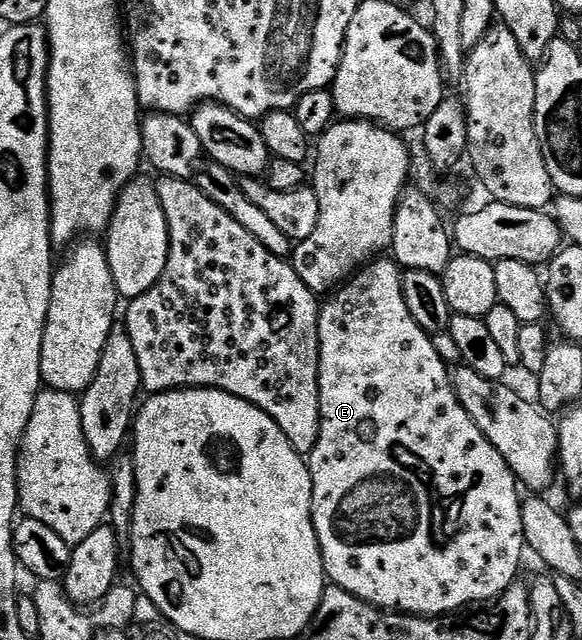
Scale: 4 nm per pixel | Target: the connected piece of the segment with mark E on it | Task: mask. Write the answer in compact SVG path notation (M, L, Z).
M373 259L371 262L363 265L347 283L337 287L323 301L320 309L320 433L318 434L318 442L314 446L314 450L307 457L306 463L308 473L312 476L312 521L314 522L316 537L320 543L320 553L324 559L324 571L327 579L335 587L354 594L359 600L365 600L367 604L372 604L375 608L403 612L414 616L439 618L449 614L459 613L461 610L467 609L464 608L467 604L476 604L472 606L487 605L489 602L499 598L509 586L517 583L519 576L516 575L520 572L520 559L526 556L526 545L524 543L524 531L522 530L522 510L520 509L522 496L516 493L516 488L518 489L516 476L510 470L508 463L502 458L502 454L498 454L498 450L494 450L494 446L490 446L490 442L484 437L482 430L478 430L478 426L474 426L470 414L466 414L466 410L458 402L458 398L452 389L452 377L450 375L449 365L444 365L444 360L440 357L440 352L436 349L436 344L432 340L435 339L429 333L424 332L422 326L418 326L418 322L414 322L410 310L406 310L406 298L402 294L402 269L396 263L395 259Z

